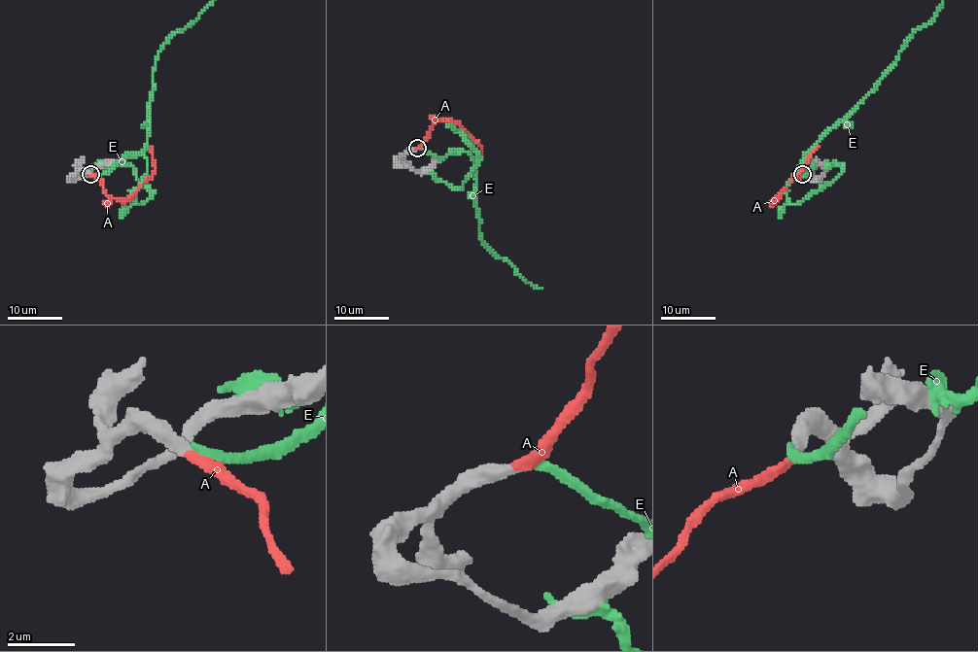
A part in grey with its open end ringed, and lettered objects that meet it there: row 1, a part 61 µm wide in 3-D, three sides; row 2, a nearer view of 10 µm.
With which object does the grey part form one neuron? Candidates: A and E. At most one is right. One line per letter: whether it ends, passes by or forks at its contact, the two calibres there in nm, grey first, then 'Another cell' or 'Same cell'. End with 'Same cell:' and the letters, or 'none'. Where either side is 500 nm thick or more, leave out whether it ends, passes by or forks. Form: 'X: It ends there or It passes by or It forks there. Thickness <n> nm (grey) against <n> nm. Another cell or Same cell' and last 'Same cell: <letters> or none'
A: It ends there. Thickness 420 nm (grey) against 300 nm. Same cell
E: It ends there. Thickness 400 nm (grey) against 240 nm. Another cell
Same cell: A

